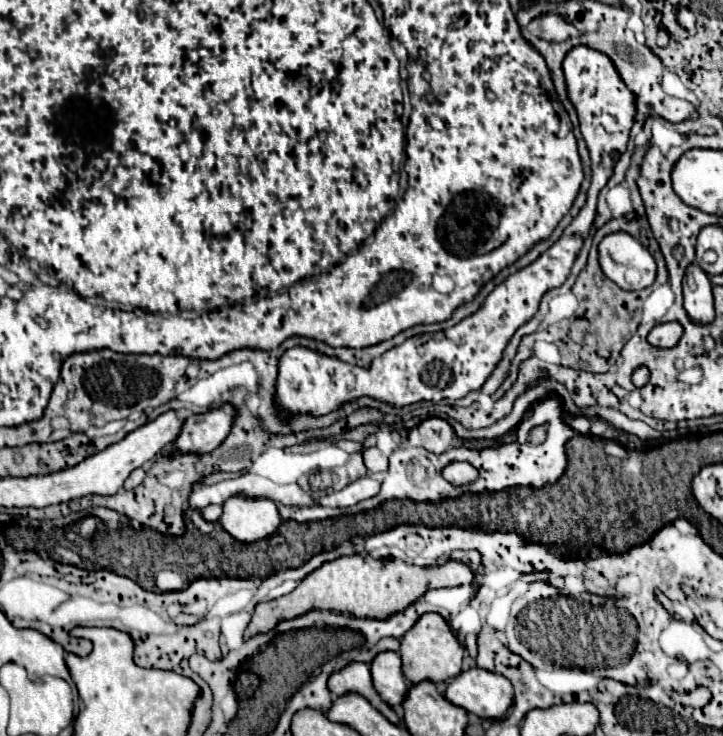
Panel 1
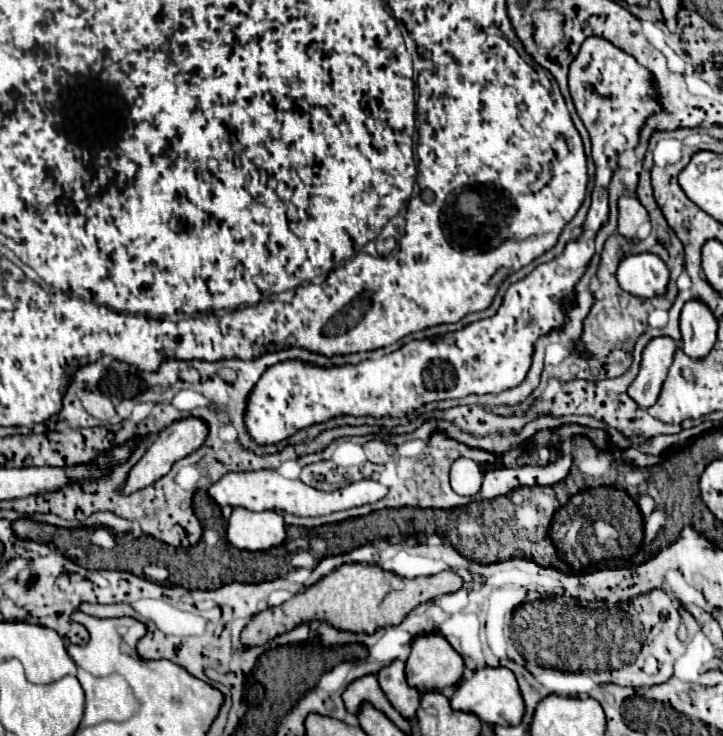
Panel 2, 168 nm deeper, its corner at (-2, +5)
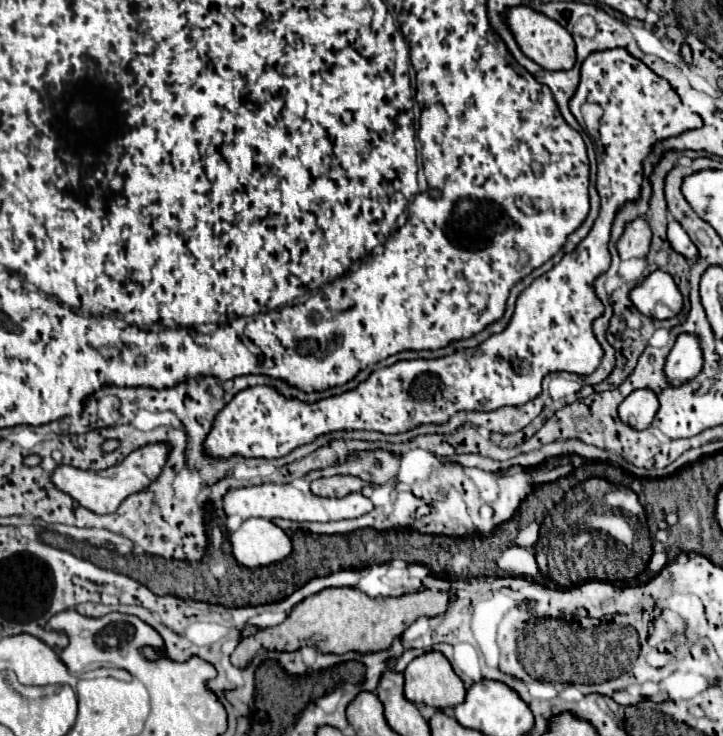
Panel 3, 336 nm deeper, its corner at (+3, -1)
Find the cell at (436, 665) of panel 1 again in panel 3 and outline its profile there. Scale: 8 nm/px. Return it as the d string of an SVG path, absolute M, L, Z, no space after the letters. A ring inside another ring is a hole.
M426 652L426 654L414 658L408 664L408 668L404 670L404 678L406 678L404 696L410 702L414 702L414 704L422 702L422 704L432 706L436 710L444 710L444 708L454 708L454 706L462 704L464 698L466 698L466 686L464 686L464 682L452 670L452 666L446 660L446 656L440 654L440 652Z

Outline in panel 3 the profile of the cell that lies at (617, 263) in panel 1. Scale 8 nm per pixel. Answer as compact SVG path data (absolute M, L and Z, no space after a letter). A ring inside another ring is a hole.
M656 270L630 292L634 306L648 318L668 320L682 312L684 300L670 274Z

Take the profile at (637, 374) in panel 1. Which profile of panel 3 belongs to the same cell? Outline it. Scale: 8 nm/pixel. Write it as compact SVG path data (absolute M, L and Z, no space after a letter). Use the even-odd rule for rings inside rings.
M636 390L618 406L618 418L636 430L646 430L656 412L658 398L652 390Z

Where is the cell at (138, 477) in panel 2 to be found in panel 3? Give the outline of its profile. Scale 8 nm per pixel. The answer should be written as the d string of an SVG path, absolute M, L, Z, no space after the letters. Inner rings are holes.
M148 444L138 450L134 450L130 456L126 456L120 464L110 466L106 470L80 470L74 466L58 466L52 472L52 484L70 494L80 506L92 510L94 514L110 514L114 512L122 500L126 500L130 494L140 492L148 488L160 474L162 466L166 464L168 446L166 444Z

